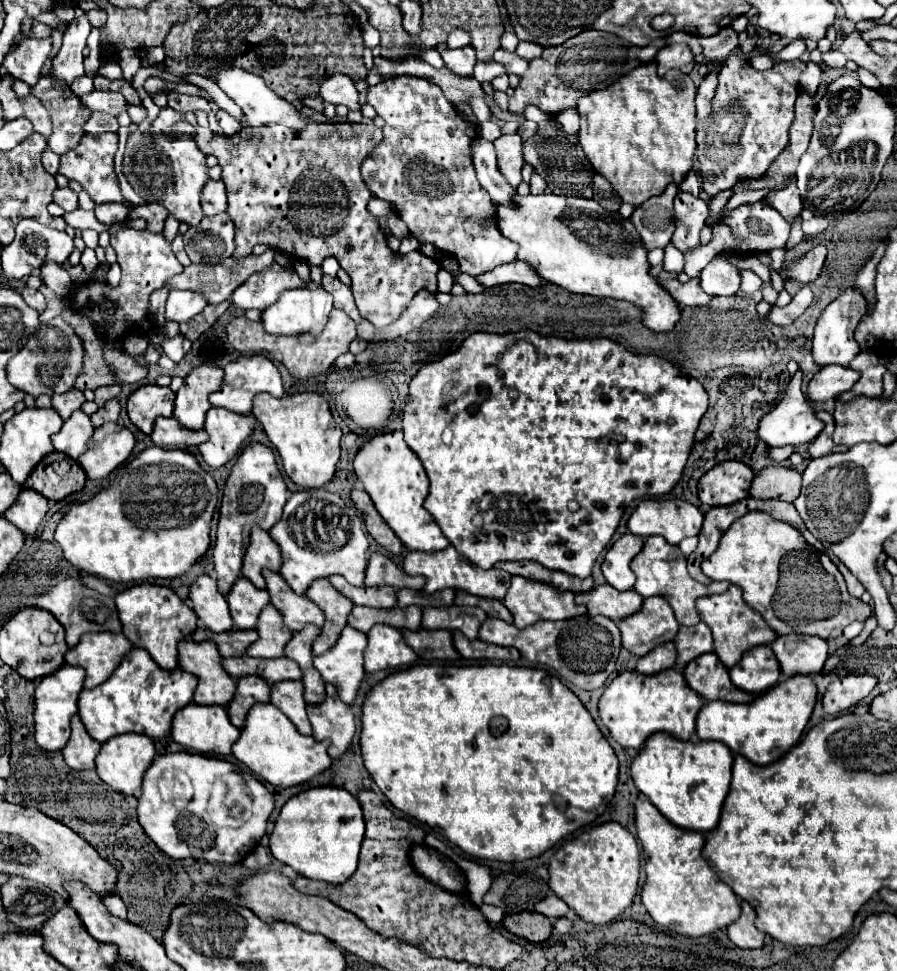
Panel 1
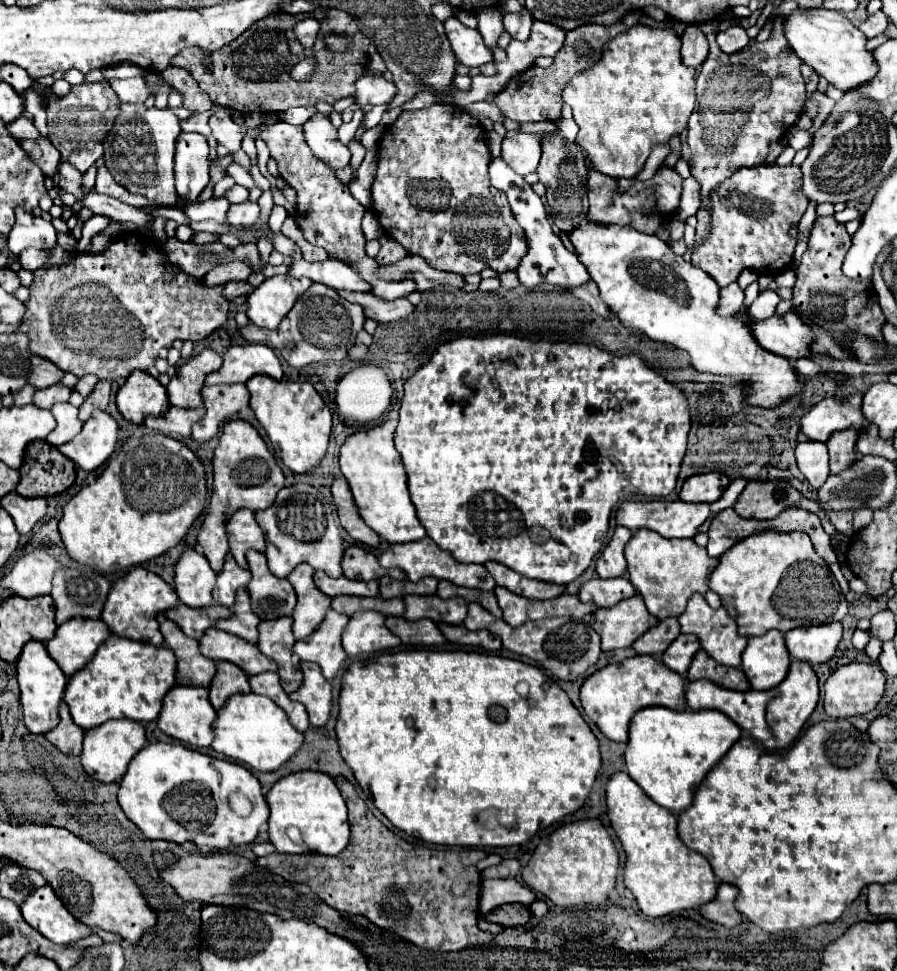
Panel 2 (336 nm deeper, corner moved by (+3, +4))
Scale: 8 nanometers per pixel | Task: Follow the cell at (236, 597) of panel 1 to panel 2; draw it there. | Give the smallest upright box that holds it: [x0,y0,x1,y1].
[214,554,252,608]

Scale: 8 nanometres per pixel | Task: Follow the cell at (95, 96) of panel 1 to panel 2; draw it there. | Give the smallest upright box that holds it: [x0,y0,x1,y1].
[110,78,148,104]

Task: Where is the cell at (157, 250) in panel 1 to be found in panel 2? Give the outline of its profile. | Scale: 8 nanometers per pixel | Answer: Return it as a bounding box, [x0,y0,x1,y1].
[20,240,228,380]

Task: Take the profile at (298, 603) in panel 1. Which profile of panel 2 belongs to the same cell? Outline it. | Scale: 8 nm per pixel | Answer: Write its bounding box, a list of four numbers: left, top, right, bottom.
[246,550,296,620]

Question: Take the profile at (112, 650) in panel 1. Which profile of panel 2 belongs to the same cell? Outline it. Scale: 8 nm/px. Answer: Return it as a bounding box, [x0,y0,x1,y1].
[46,616,110,678]

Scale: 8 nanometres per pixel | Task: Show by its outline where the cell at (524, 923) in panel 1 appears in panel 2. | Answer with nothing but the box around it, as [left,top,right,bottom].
[484,904,530,928]

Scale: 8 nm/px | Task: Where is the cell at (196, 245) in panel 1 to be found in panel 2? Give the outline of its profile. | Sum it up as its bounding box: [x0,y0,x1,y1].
[226,202,260,226]

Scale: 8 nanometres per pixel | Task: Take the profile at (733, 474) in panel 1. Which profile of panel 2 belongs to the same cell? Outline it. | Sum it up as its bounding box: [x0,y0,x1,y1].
[680,472,730,502]

